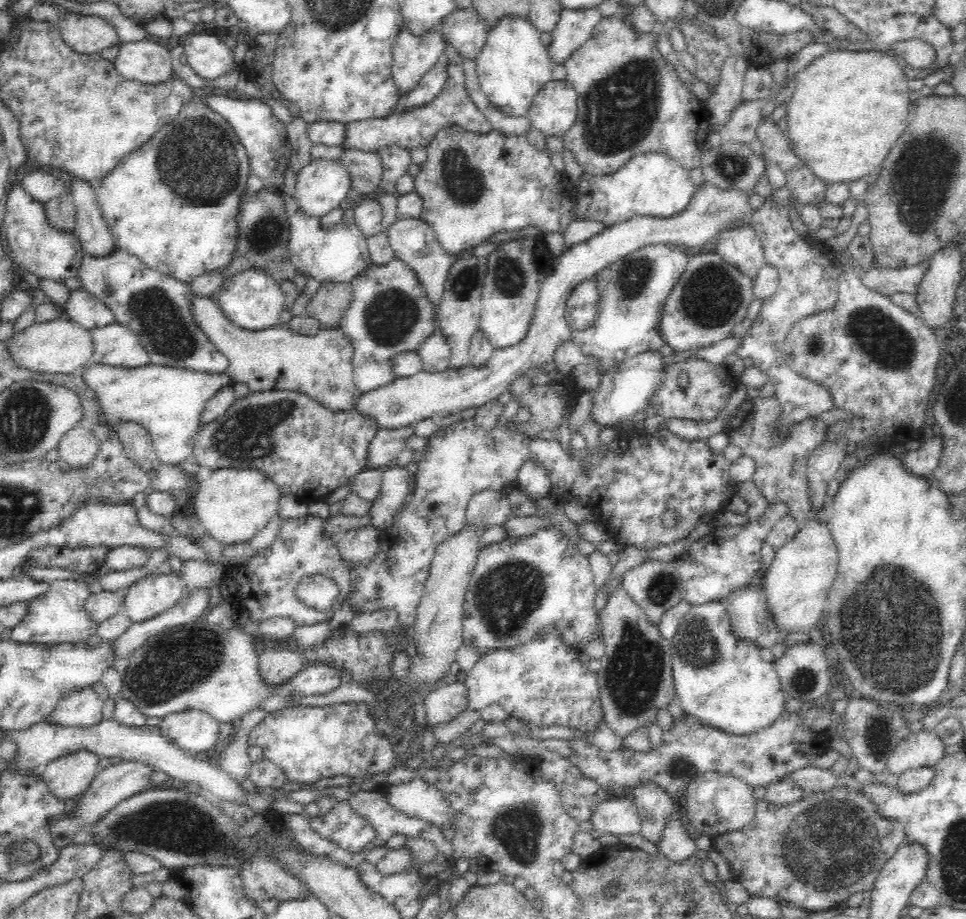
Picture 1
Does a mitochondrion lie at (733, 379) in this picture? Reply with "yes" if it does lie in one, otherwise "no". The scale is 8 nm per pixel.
no

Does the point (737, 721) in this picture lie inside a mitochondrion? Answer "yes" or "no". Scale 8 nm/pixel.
no

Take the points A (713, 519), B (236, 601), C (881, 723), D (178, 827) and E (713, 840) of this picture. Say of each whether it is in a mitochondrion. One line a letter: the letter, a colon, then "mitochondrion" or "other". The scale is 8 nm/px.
A: other
B: other
C: mitochondrion
D: mitochondrion
E: other

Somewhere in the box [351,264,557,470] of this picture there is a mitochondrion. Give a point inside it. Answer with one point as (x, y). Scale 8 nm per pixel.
(392, 314)

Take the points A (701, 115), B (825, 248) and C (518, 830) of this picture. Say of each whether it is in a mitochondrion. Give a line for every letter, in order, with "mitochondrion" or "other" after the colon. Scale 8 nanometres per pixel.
A: other
B: other
C: mitochondrion

